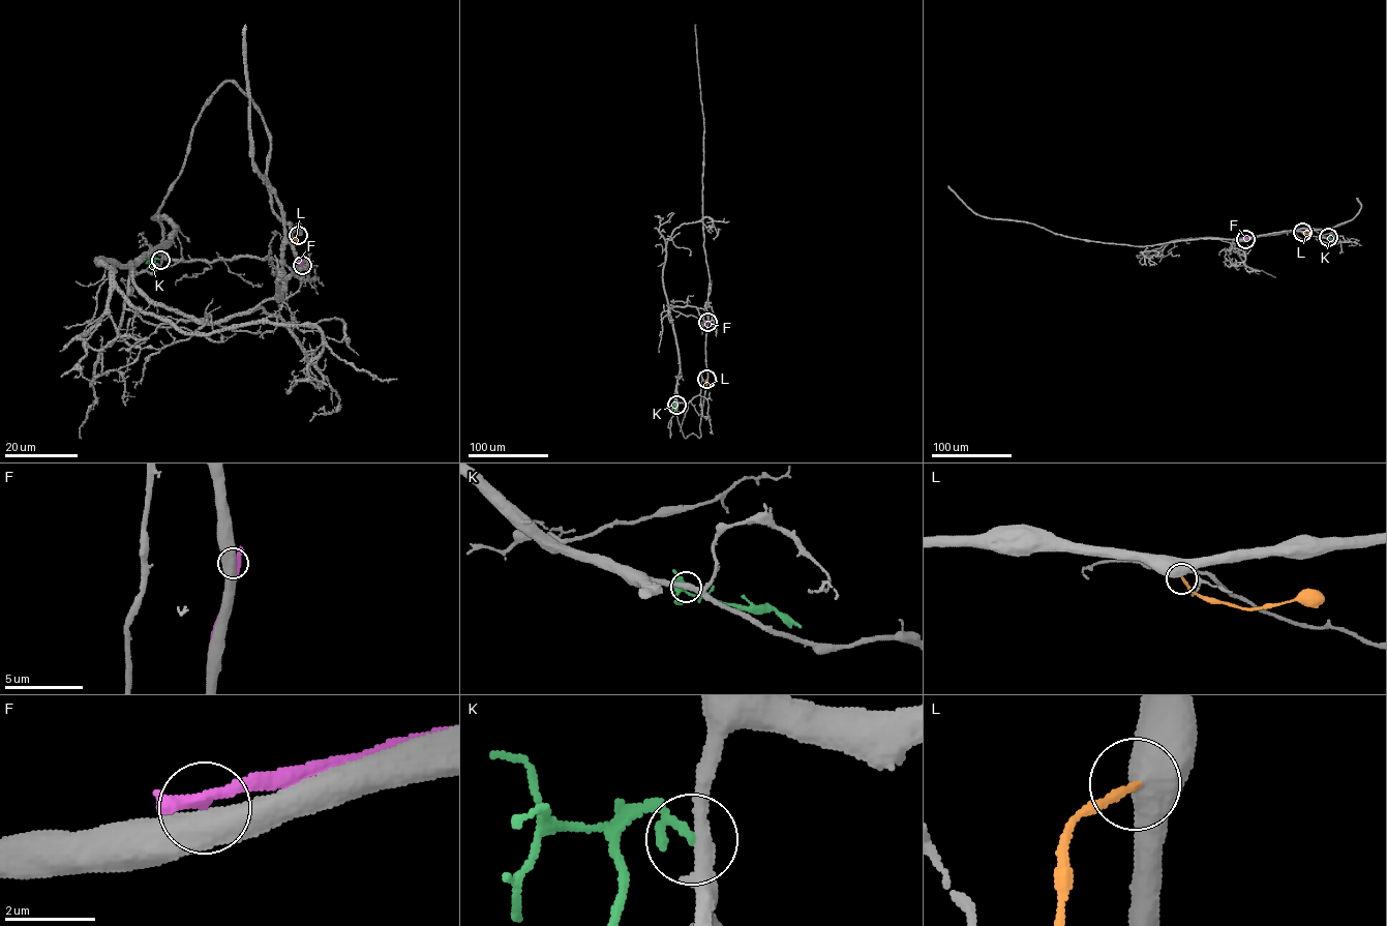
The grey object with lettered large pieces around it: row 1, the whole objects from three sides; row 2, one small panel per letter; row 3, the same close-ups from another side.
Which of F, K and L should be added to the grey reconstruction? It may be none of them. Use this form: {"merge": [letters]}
{"merge": ["L"]}

